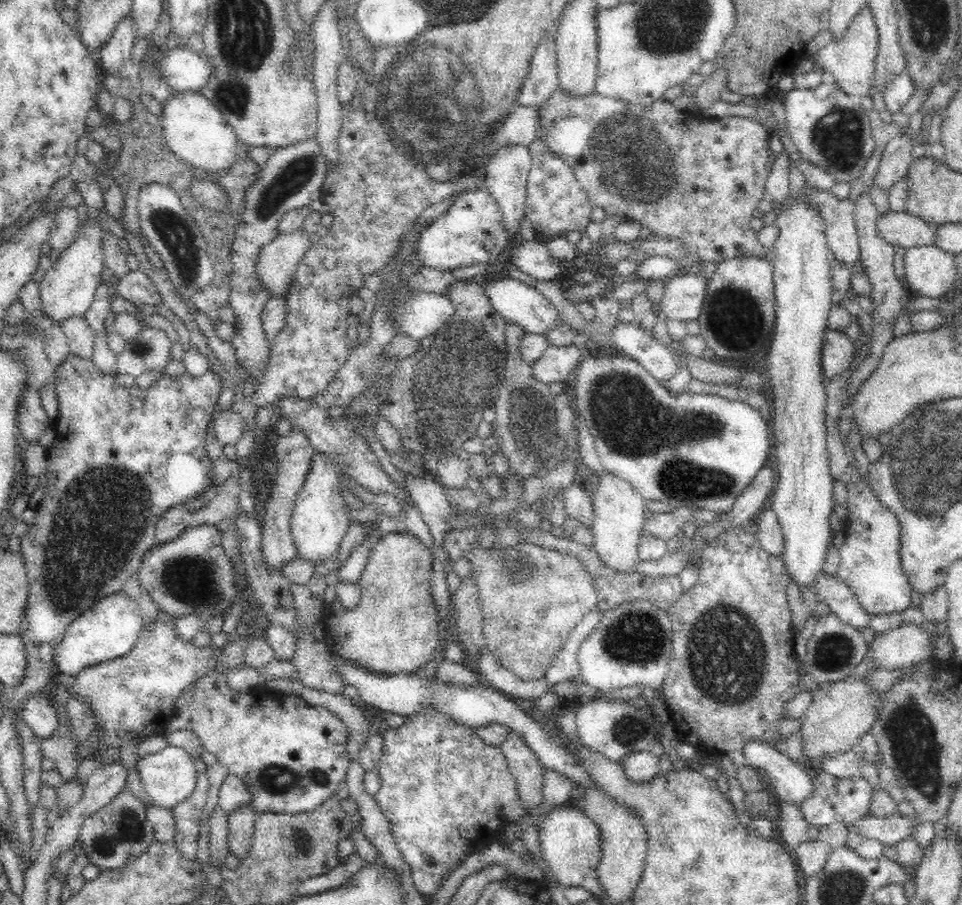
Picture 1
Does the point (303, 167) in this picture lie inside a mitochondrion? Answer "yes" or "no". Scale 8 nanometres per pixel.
yes

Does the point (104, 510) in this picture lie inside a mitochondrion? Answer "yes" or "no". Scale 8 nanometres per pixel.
yes

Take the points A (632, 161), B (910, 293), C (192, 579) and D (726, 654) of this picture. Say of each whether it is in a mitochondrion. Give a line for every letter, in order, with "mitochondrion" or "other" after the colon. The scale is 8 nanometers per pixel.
A: mitochondrion
B: other
C: mitochondrion
D: mitochondrion

